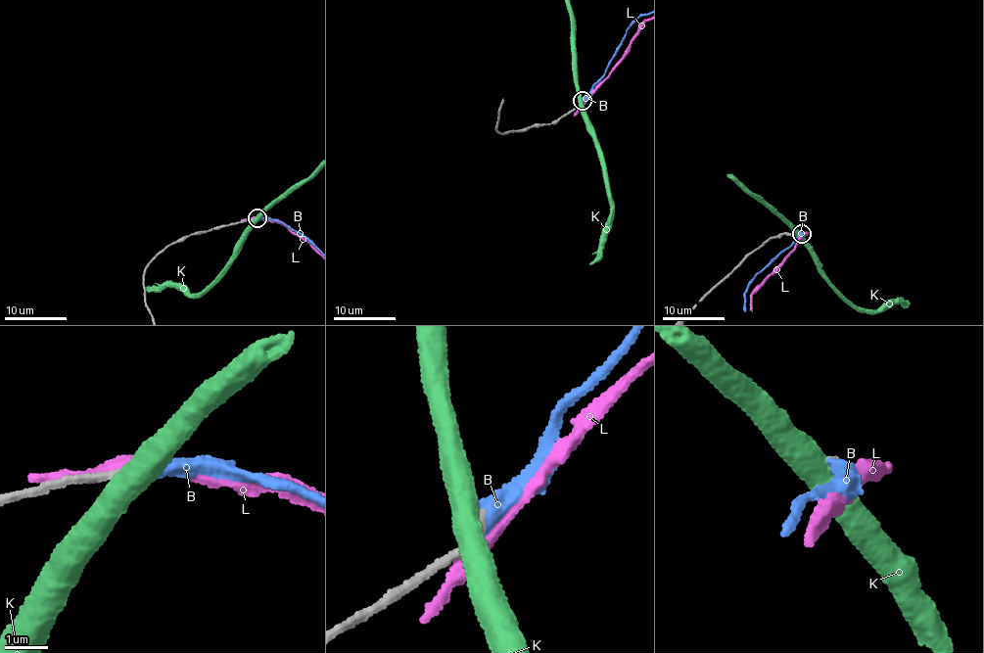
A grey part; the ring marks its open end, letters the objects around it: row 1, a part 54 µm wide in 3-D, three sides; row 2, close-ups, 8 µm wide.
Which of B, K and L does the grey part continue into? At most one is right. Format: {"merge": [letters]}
{"merge": ["B"]}

